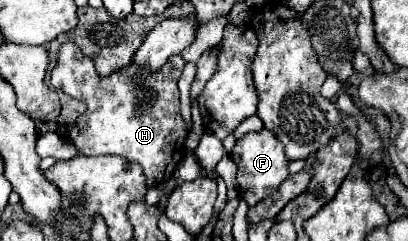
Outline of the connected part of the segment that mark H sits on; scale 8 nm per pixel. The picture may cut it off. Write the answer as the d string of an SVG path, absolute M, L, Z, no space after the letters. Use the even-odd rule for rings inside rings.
M64 42L58 66L52 70L52 86L86 102L86 112L76 120L78 136L72 136L80 154L124 156L144 168L148 186L158 186L164 184L164 180L170 180L176 164L184 158L184 140L188 136L188 126L180 114L180 90L176 86L182 68L182 56L172 56L158 70L130 62L120 72L102 78L88 56L84 56L72 42Z

